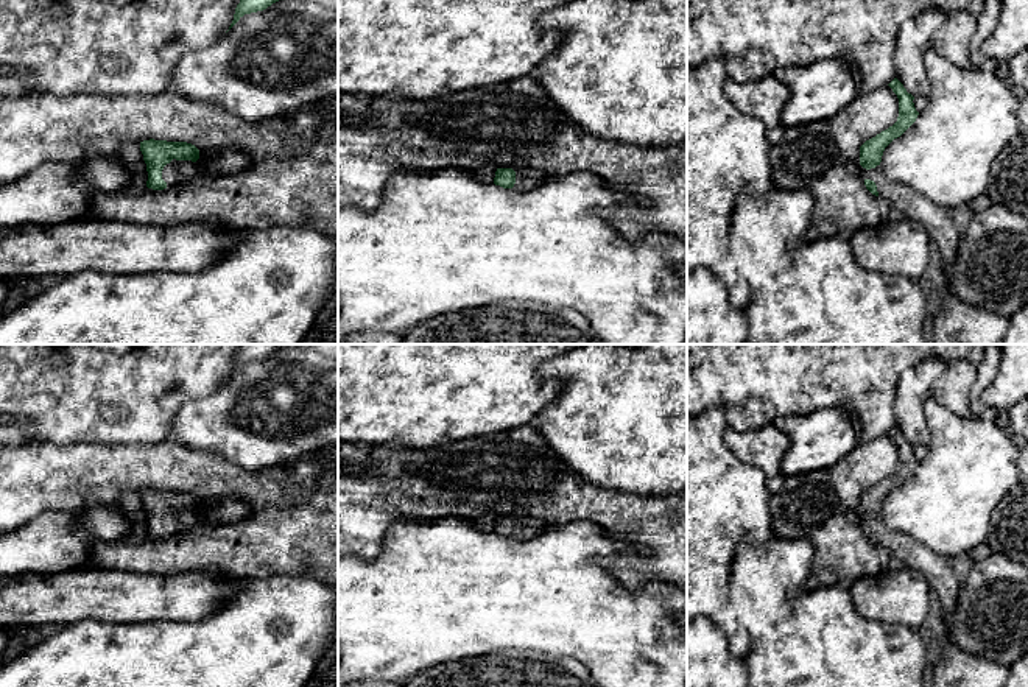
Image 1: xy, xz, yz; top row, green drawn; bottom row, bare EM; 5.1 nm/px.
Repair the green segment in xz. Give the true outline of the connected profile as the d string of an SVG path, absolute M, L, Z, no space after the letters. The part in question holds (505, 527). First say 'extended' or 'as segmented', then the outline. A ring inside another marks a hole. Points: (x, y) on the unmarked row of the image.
extended; M528 516L497 517L494 533L520 541L540 534L547 527L545 522Z

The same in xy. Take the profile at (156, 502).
extended; M143 489L140 500L146 513L146 536L164 539L199 522L199 499L187 491Z

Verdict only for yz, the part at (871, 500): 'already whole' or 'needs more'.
needs more

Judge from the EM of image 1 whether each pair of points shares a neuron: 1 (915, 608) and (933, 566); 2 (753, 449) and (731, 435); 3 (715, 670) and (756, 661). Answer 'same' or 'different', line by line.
1: different
2: same
3: different

